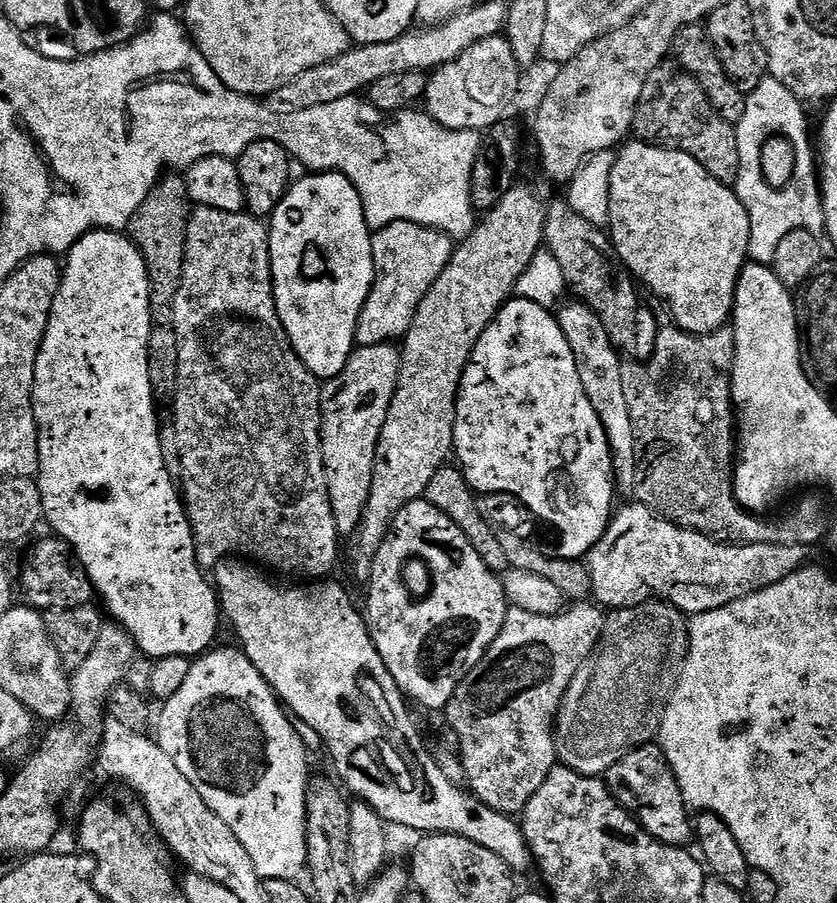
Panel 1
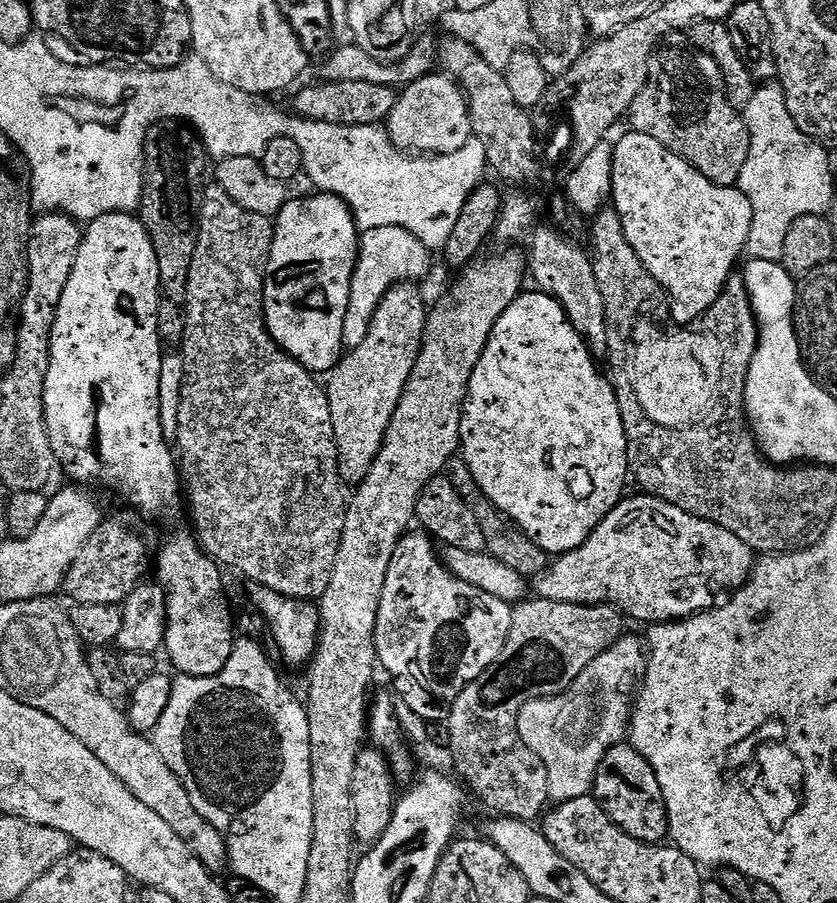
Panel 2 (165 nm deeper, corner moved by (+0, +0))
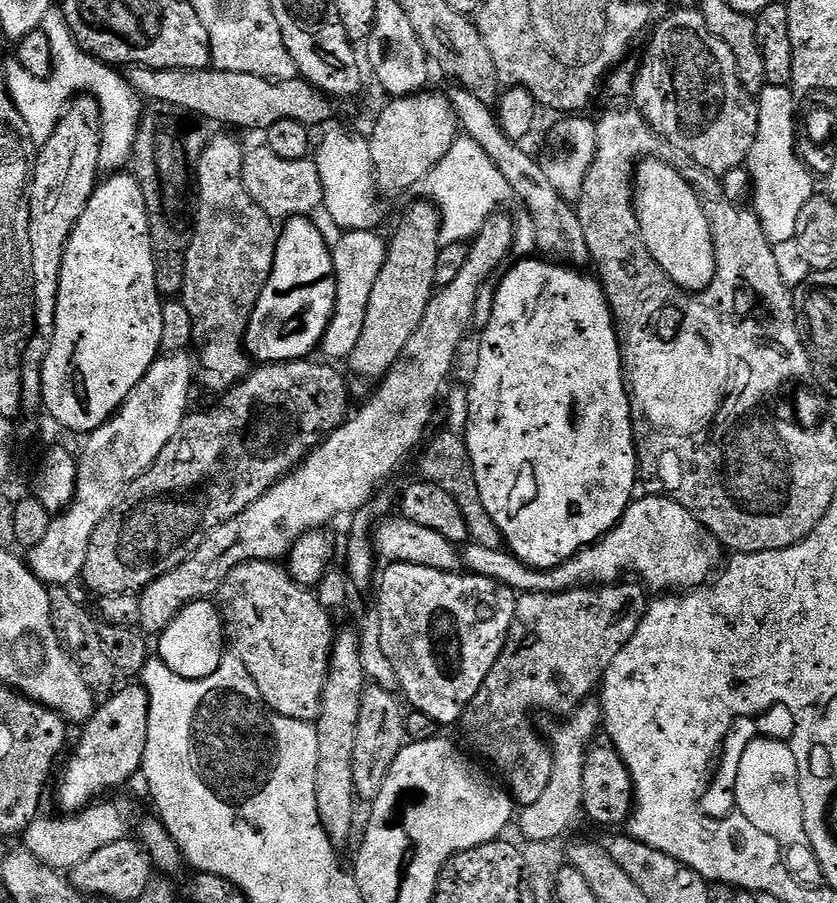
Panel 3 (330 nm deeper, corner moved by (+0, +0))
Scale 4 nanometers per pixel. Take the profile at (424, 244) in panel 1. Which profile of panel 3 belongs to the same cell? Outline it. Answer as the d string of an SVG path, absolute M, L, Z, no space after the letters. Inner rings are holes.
M376 230L345 231L341 235L344 237L337 244L331 245L336 277L336 309L326 334L320 339L319 346L319 351L329 356L325 356L329 361L347 361L354 346L358 346L362 325L366 322L366 306L370 306L370 294L374 291L374 282L378 282L378 274L382 274L382 266L386 262L388 253L385 237L380 237L380 234Z

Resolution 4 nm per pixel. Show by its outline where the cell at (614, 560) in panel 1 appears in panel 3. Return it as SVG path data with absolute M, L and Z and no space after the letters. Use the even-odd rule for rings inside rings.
M644 494L641 500L640 497L633 499L620 521L603 538L590 547L583 548L572 559L553 568L531 568L503 547L478 546L471 542L463 545L462 564L471 575L485 576L494 582L505 584L517 594L569 592L578 586L615 584L621 578L635 578L644 585L645 589L653 593L656 591L656 594L668 594L673 590L691 590L709 583L721 571L724 555L726 556L726 552L720 541L714 534L710 534L710 530L706 530L706 526L702 526L702 522L698 522L698 518L694 518L694 514L690 514L690 510L686 510L668 496Z

